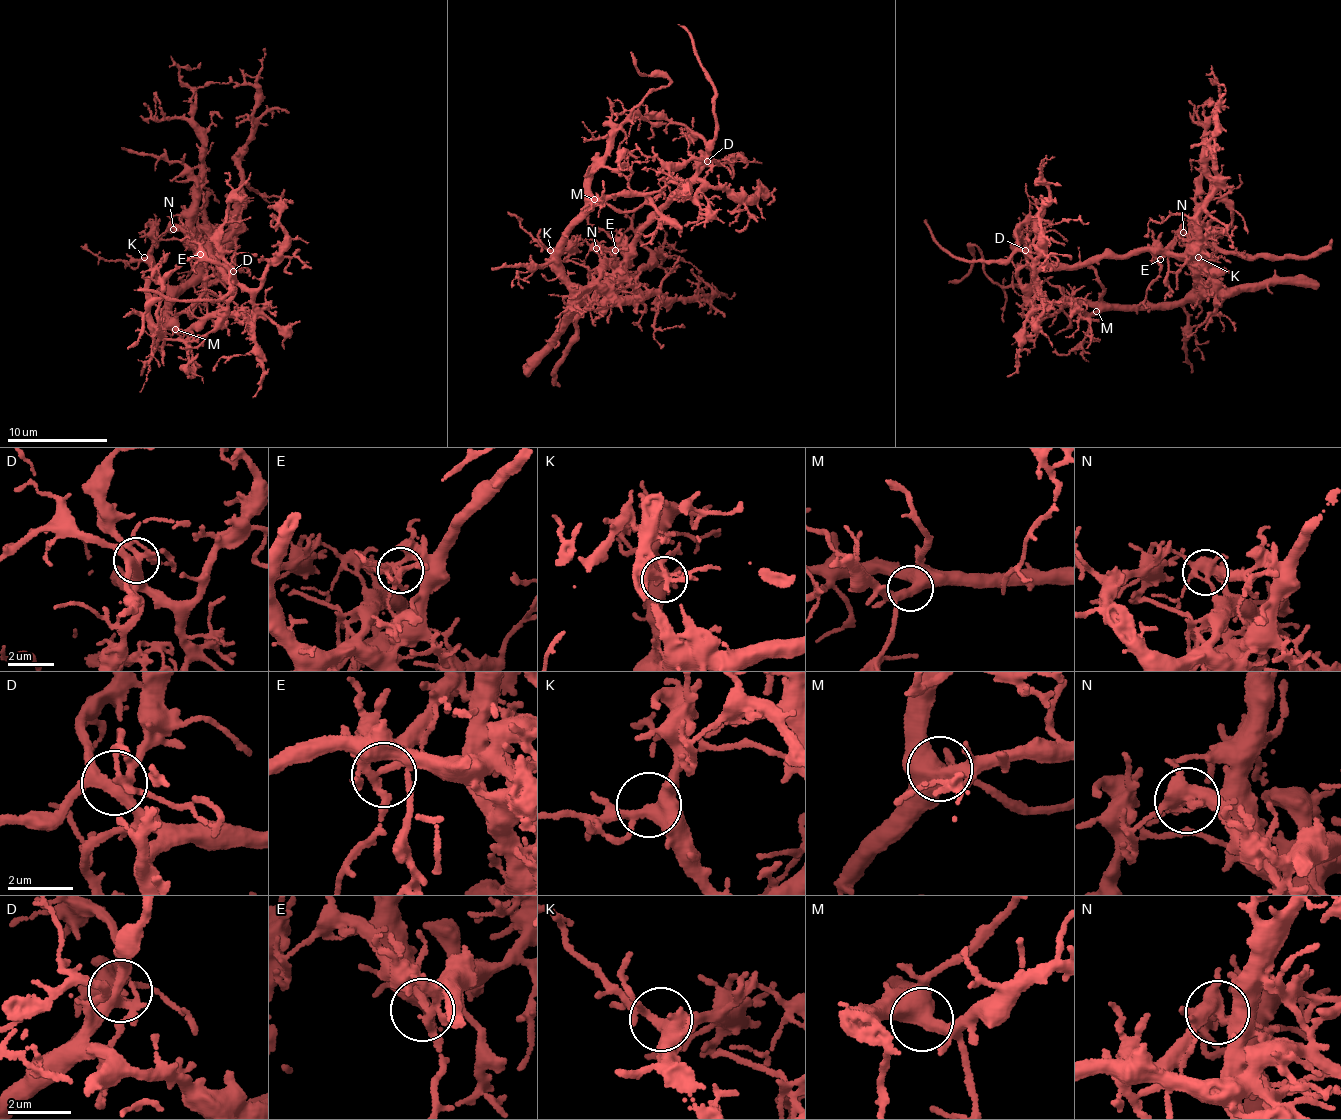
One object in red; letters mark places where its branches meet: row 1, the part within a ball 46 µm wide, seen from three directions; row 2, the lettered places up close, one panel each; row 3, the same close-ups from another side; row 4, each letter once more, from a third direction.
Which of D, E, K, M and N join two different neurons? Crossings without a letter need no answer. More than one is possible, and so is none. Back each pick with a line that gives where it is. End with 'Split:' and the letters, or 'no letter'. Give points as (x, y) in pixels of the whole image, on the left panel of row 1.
N: place (173, 229)
Split: N

